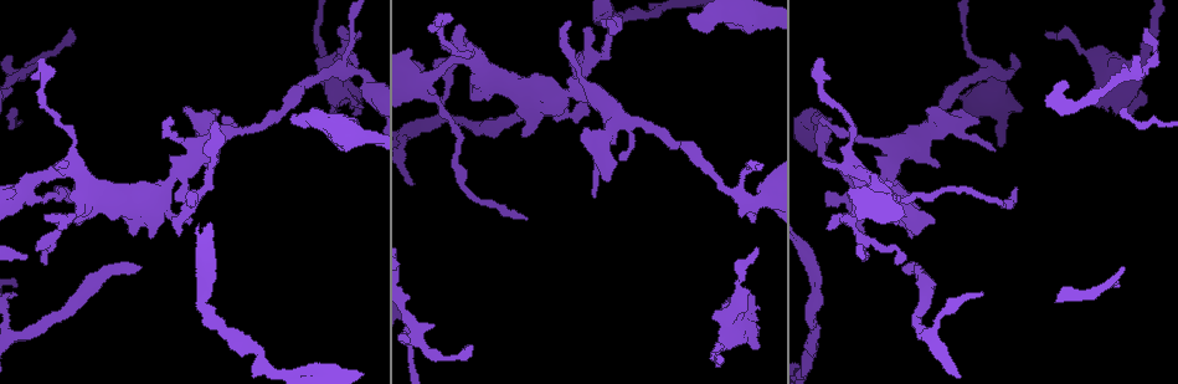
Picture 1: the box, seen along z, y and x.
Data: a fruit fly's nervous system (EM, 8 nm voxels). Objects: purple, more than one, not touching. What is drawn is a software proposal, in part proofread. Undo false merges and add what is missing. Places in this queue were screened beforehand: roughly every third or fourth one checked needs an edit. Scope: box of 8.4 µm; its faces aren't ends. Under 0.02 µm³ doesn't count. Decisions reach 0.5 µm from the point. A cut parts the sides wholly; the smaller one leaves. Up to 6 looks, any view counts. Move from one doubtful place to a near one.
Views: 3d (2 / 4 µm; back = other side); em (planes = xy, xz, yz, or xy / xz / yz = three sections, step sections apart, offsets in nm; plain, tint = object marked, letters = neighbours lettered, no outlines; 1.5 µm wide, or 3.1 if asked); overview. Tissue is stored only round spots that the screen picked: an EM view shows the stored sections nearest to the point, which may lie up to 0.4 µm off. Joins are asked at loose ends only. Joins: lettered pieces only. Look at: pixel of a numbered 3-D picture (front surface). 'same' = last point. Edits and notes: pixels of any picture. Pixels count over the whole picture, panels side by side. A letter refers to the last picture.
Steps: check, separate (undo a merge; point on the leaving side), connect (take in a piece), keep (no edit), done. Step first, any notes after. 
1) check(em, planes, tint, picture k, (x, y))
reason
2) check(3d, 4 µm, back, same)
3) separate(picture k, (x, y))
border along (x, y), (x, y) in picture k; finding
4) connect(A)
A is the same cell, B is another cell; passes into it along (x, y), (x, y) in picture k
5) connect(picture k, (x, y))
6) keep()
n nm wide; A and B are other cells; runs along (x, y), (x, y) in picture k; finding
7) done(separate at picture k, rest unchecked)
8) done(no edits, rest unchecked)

check(3d, 4 µm, picture 1, (185, 207))
abrupt turn

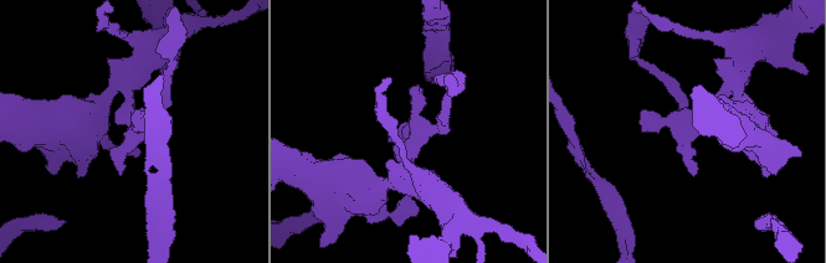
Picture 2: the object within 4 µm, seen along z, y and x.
check(em, planes, letters, picture 2, (134, 135))
need the tissue

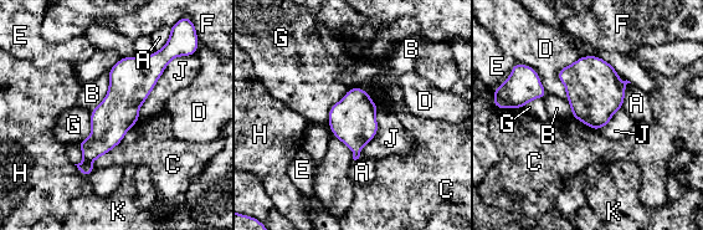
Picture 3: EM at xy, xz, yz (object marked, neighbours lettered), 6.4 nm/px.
keep()
A, B, C, D, E, F, G, H, J and K are other cells; runs along (158, 59), (128, 88), (85, 172) in picture 3; one neuron here

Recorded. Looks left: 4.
check(3d, 4 µm, picture 1, (215, 125))
an open end

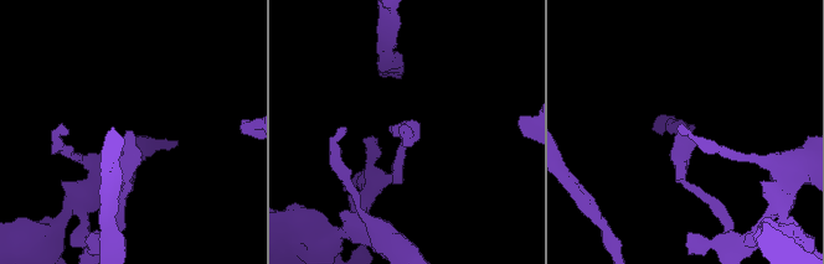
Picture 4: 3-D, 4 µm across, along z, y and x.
check(em, planes, letters, picture 4, (130, 135))

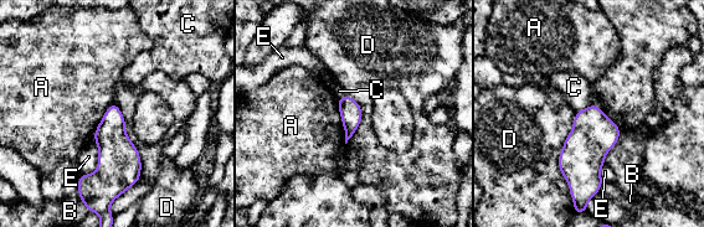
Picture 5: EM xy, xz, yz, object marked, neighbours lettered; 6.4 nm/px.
keep()
A, B, C, D and E are other cells; no lettered piece goes on from it

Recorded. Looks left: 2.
check(em, xz, step 4, tint, picture 1, (40, 61))
thin end

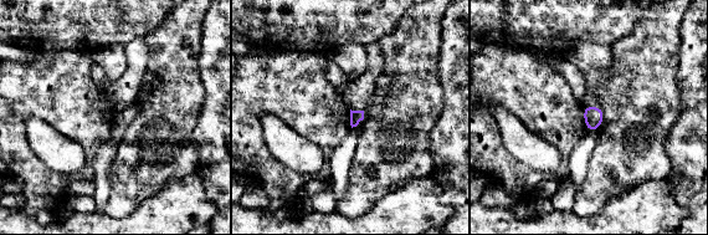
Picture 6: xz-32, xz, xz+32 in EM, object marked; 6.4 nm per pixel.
check(em, planes, letters, same)

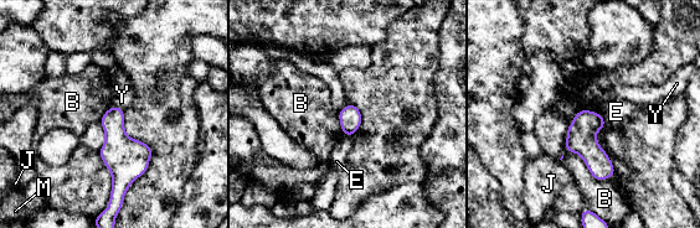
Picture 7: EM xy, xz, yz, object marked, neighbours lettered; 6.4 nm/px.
keep()
B touches over 360 nm; B, E, J, M and Y are other cells; border along (98, 151), (111, 172), (109, 203) in picture 7; no lettered piece goes on from it

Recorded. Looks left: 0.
done(no edits, rest unchecked)

